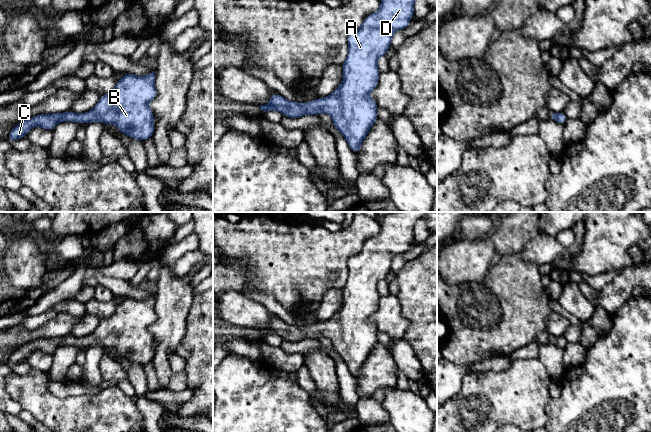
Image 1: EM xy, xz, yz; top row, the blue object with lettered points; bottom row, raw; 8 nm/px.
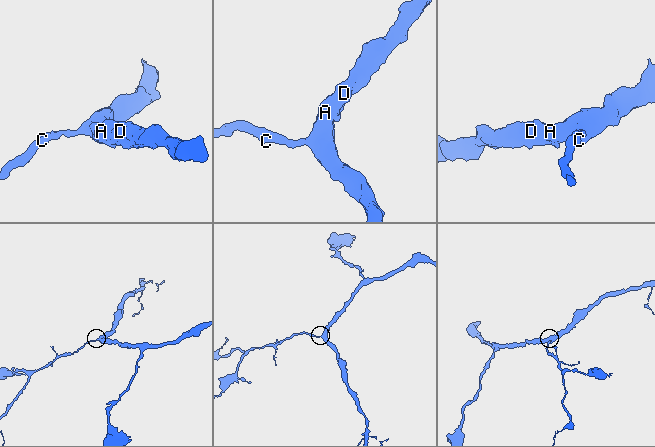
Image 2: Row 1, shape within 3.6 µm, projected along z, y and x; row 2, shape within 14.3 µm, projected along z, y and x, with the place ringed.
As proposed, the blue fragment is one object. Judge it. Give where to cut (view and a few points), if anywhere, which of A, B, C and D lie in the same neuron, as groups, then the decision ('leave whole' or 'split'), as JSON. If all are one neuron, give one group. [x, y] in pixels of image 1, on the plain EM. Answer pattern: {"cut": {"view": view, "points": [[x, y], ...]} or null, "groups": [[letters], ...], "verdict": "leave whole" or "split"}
{"cut": null, "groups": [["A", "B", "C", "D"]], "verdict": "leave whole"}

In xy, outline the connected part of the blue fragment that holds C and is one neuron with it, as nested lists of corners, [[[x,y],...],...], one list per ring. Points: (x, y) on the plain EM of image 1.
[[[155,295],[146,300],[126,297],[110,317],[100,321],[92,334],[81,338],[67,335],[35,339],[12,352],[7,364],[23,363],[36,350],[52,355],[59,346],[70,345],[115,348],[121,357],[144,365],[155,354],[154,338],[149,331],[157,318],[154,305]]]

